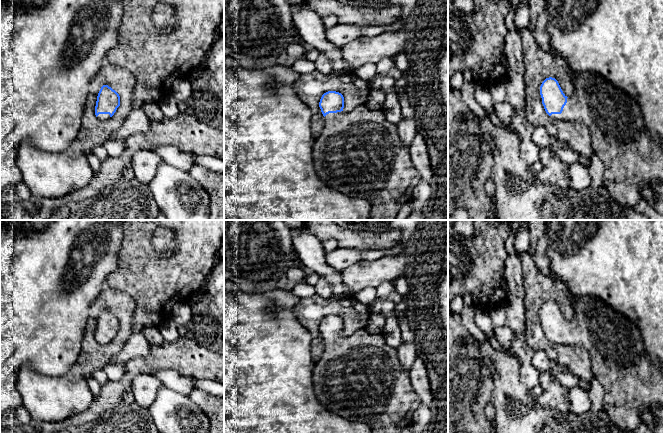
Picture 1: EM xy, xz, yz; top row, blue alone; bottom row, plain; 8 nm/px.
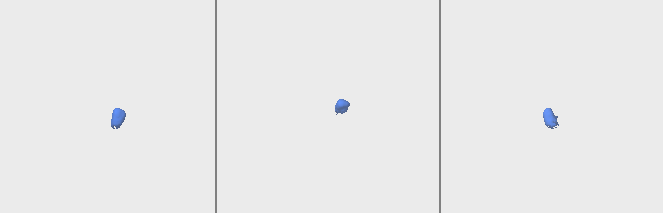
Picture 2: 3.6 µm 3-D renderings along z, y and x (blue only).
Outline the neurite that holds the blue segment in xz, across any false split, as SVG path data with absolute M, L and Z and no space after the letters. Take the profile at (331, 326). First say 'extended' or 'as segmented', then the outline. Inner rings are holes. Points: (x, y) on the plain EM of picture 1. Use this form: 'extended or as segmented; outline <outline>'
extended; outline M336 315L324 317L319 331L324 340L324 351L314 364L312 380L321 404L351 422L369 425L372 433L401 433L405 427L411 425L413 414L422 403L410 382L409 372L401 367L397 350L386 343L384 335L371 334L361 329L351 336L344 336L344 321Z

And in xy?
extended; outline M103 309L98 317L95 339L101 344L107 344L114 339L120 330L120 320L108 309Z

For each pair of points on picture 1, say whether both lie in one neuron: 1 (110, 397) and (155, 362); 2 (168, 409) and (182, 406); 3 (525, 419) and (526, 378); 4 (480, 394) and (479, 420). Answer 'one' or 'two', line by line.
1: one
2: one
3: two
4: one

